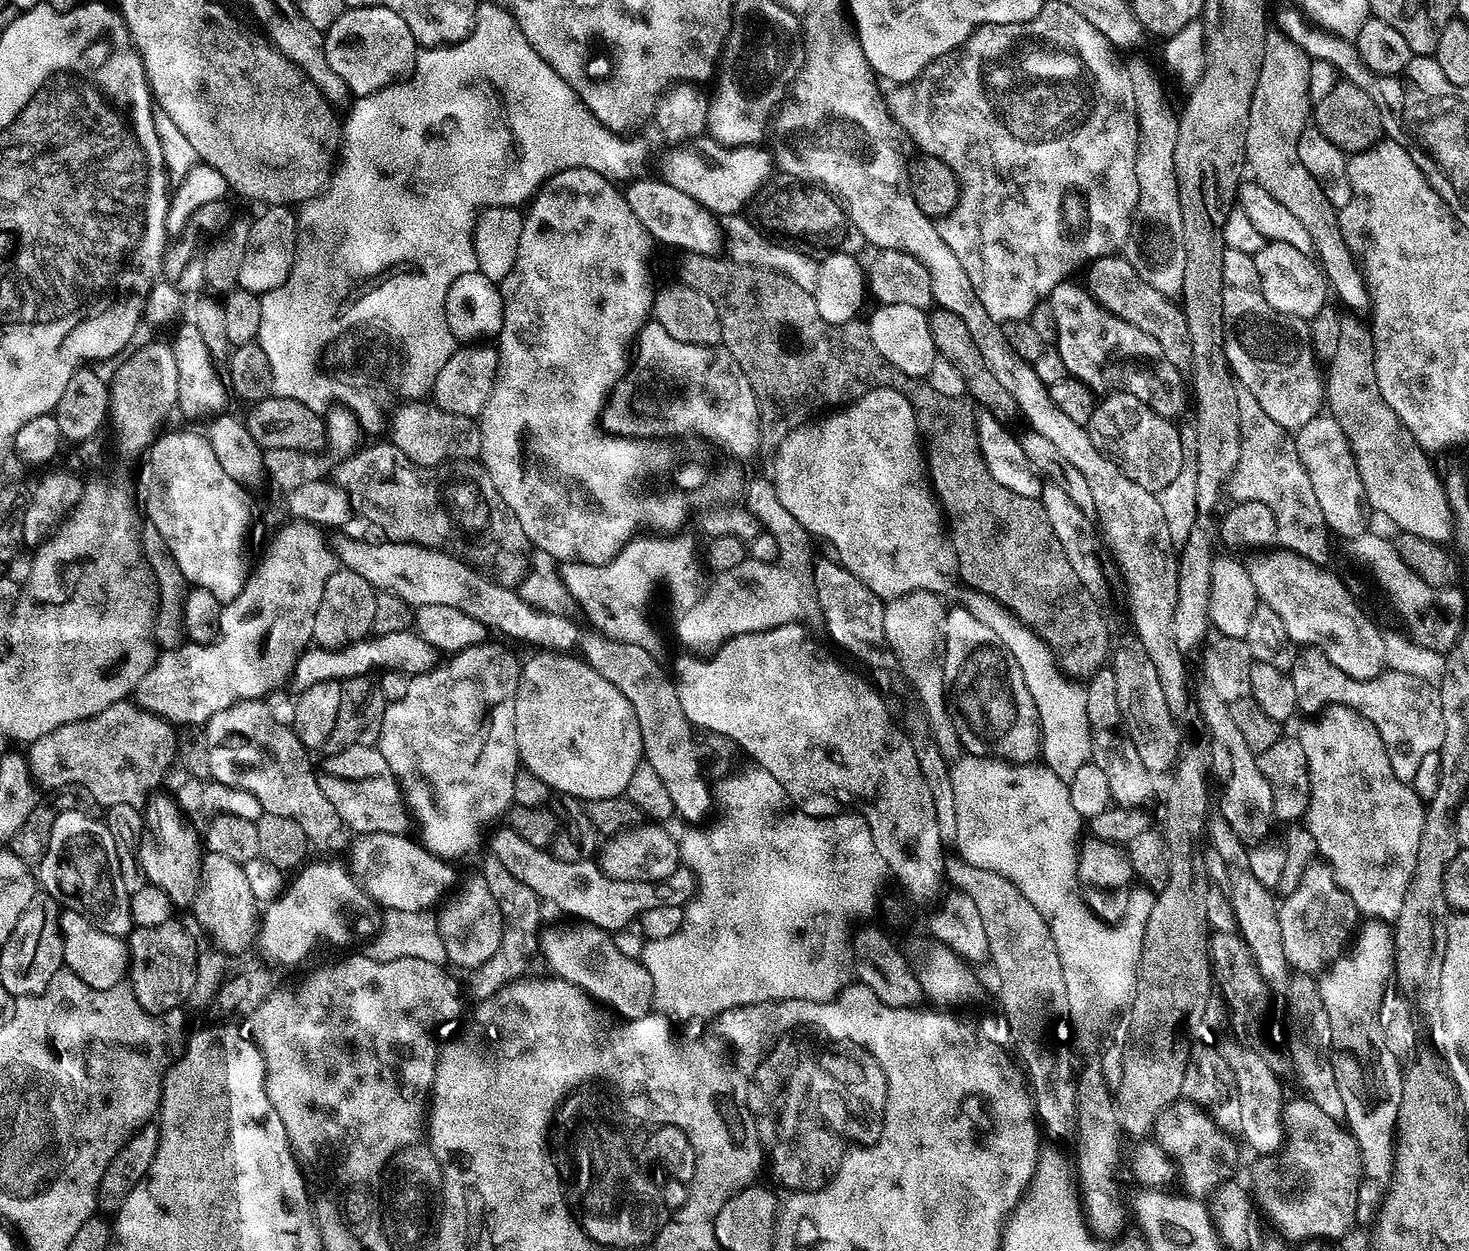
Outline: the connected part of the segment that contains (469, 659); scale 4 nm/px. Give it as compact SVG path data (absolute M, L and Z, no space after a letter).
M485 642L449 655L429 672L413 675L408 689L384 710L378 747L386 766L396 775L408 811L420 823L422 843L449 862L476 848L480 827L513 807L514 778L521 767L514 742L514 698L521 661L508 648Z

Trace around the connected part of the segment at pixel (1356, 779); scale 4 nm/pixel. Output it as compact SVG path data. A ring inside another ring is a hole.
M1331 707L1324 715L1319 717L1317 724L1308 728L1308 733L1302 736L1306 750L1306 762L1310 774L1310 802L1306 813L1306 827L1317 842L1318 856L1326 865L1327 871L1332 873L1333 882L1337 888L1350 901L1351 907L1356 908L1372 922L1393 922L1398 918L1398 910L1402 910L1402 902L1406 898L1406 886L1410 886L1410 878L1414 874L1414 862L1418 859L1418 841L1422 838L1424 825L1425 801L1412 789L1411 783L1394 778L1390 770L1388 747L1382 742L1377 730L1368 720L1351 708Z

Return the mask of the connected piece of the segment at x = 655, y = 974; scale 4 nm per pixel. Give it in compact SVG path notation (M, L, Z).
M748 766L745 772L740 772L737 776L728 776L720 785L715 785L714 788L714 800L724 811L724 820L720 821L716 829L713 832L688 832L683 837L679 837L678 843L680 845L680 859L683 867L688 868L695 873L697 889L695 896L688 901L684 908L684 921L682 926L674 933L670 934L670 938L664 938L662 940L649 940L644 946L644 955L642 957L642 963L646 970L649 971L650 977L653 978L653 1002L655 1007L659 1009L665 1017L671 1018L673 1016L676 1020L704 1020L703 1022L711 1021L713 1018L720 1016L723 1012L730 1010L731 1008L741 1008L747 1004L761 1004L762 1002L770 1002L771 1000L830 1000L833 996L836 996L840 992L841 988L845 987L846 979L844 980L844 968L846 972L846 964L840 961L840 936L832 929L832 916L868 916L872 910L877 908L878 900L876 904L876 898L878 896L878 882L876 876L883 874L887 875L888 864L882 858L882 854L878 854L878 850L874 846L874 838L870 834L870 826L866 826L862 816L858 814L841 814L839 816L811 816L805 812L797 810L792 801L789 800L786 790L782 790L782 786L778 782L778 778L774 778L774 774L770 774L765 768L759 766Z

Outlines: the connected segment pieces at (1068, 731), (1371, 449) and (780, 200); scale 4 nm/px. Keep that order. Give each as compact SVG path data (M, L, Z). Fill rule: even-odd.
M972 592L969 597L966 601L968 611L974 614L974 618L986 622L986 626L990 626L994 634L998 634L998 638L1004 643L1006 650L1011 652L1014 662L1018 662L1022 670L1026 690L1030 690L1030 698L1034 698L1036 719L1040 726L1040 746L1060 748L1062 750L1060 756L1072 758L1070 762L1089 763L1092 758L1092 735L1086 714L1085 687L1081 683L1065 678L1043 640L997 600L991 600L981 592Z
M1345 335L1344 342L1327 361L1326 408L1338 426L1342 426L1342 434L1346 434L1350 442L1358 474L1362 474L1364 499L1368 501L1369 509L1389 516L1399 531L1412 528L1412 524L1408 524L1408 516L1400 512L1404 492L1412 492L1412 488L1436 488L1436 481L1442 476L1428 461L1431 460L1429 453L1420 447L1410 430L1402 426L1398 414L1386 406L1374 374L1372 346L1365 337L1363 340L1360 336Z
M776 174L750 201L750 219L760 232L779 238L785 245L800 250L811 250L828 254L839 249L844 240L844 231L849 231L850 221L844 205L826 188L810 184L796 176ZM776 235L776 236L775 236Z

